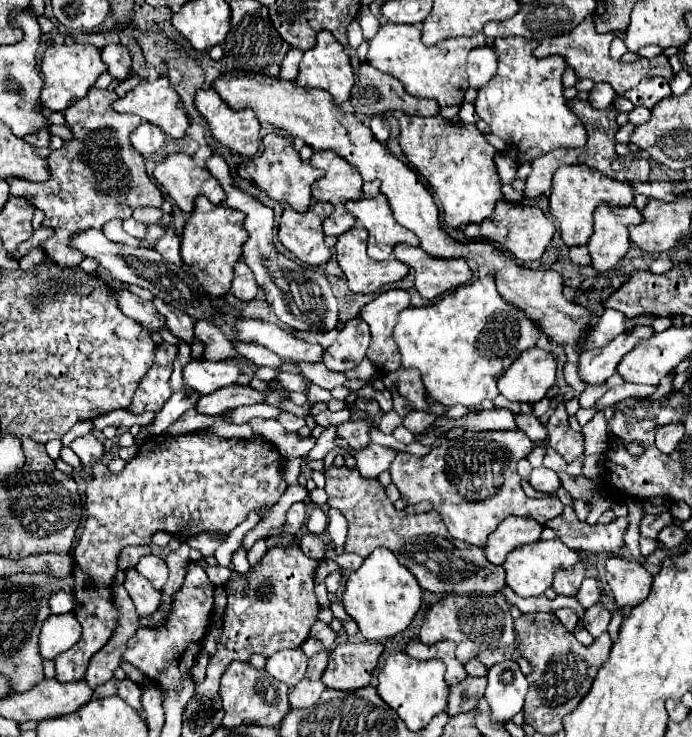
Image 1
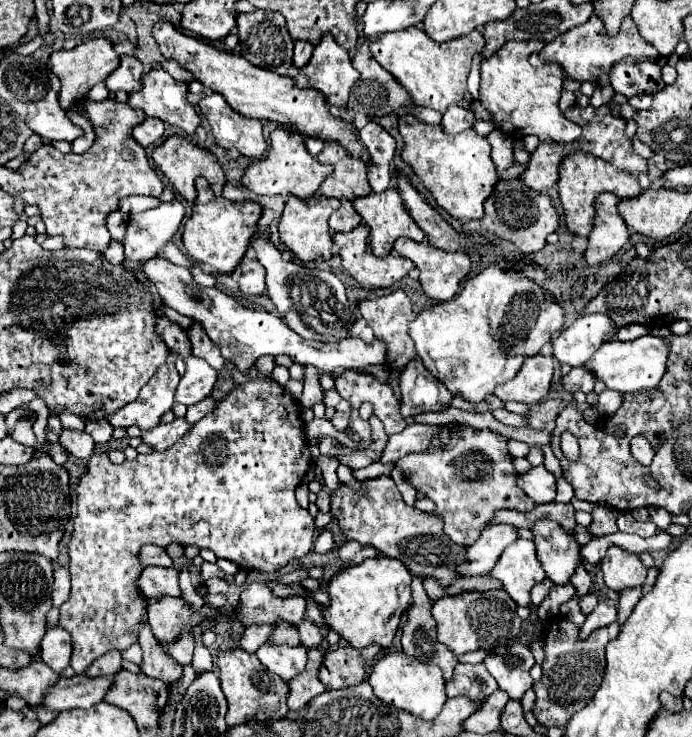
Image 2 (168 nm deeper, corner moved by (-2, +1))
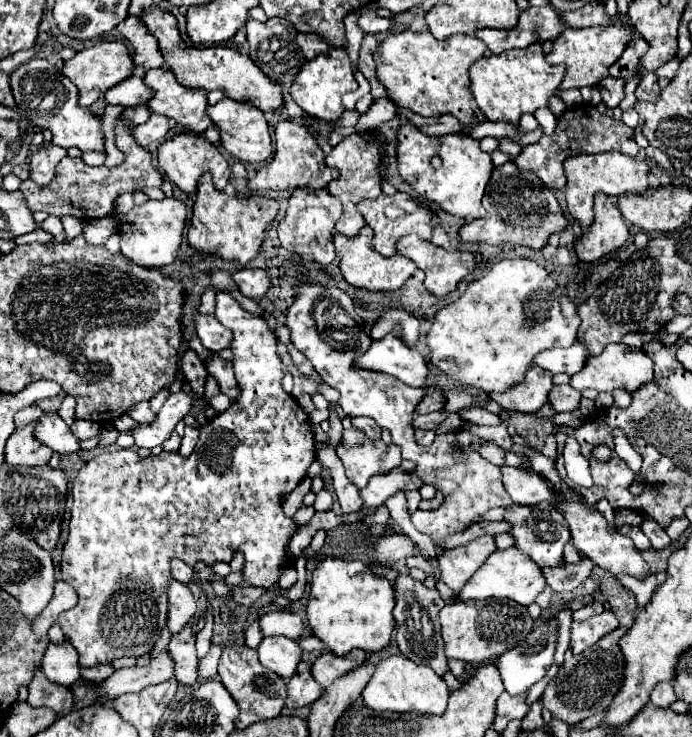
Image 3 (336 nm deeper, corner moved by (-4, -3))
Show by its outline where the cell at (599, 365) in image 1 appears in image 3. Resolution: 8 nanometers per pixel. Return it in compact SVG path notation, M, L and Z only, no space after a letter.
M569 384L565 386L553 386L549 392L549 402L557 412L571 412L577 408L581 400L581 392L575 392Z

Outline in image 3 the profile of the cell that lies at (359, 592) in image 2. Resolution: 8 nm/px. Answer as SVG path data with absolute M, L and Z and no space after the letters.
M325 558L313 572L307 602L307 624L335 654L347 654L355 648L379 652L389 644L395 630L393 606L395 584L391 584L391 580L371 572L371 568L359 560Z

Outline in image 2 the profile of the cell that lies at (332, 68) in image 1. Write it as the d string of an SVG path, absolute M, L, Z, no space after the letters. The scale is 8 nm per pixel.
M325 34L325 36L321 38L321 42L317 44L317 48L315 48L309 64L303 66L293 80L295 80L295 86L297 86L297 88L315 88L315 90L319 90L319 92L325 96L325 102L327 102L327 104L345 106L347 100L349 100L349 90L351 90L351 86L359 80L359 72L353 68L347 50L341 48L341 46L333 40L333 36Z

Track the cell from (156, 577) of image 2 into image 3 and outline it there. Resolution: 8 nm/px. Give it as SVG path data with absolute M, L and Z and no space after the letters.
M171 578L167 582L167 604L169 604L167 628L171 632L179 632L185 624L191 622L195 614L195 600L187 584L181 584Z

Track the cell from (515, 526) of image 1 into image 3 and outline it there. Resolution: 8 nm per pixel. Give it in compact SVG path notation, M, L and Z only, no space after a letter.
M491 534L471 540L465 546L459 546L453 550L443 550L439 556L441 580L453 592L459 592L495 550L497 550L495 536L491 536Z

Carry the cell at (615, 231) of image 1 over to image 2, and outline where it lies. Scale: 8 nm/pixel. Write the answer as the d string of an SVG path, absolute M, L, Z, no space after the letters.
M603 192L595 198L595 226L589 234L589 246L585 250L587 264L601 264L619 252L629 240L627 224L617 212L619 198Z

